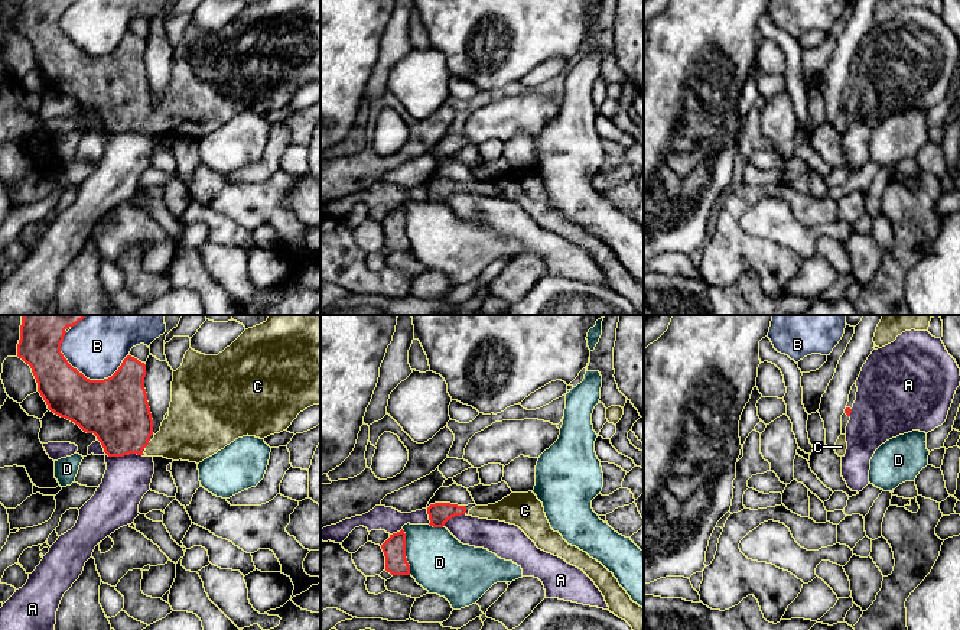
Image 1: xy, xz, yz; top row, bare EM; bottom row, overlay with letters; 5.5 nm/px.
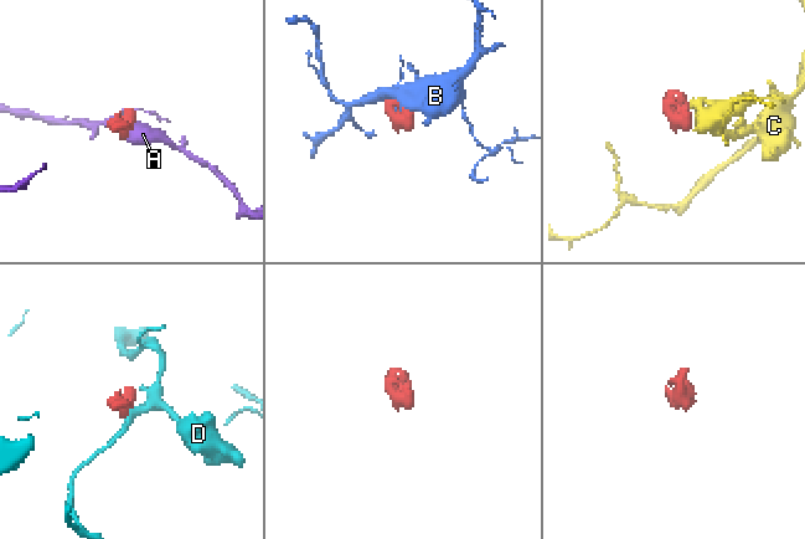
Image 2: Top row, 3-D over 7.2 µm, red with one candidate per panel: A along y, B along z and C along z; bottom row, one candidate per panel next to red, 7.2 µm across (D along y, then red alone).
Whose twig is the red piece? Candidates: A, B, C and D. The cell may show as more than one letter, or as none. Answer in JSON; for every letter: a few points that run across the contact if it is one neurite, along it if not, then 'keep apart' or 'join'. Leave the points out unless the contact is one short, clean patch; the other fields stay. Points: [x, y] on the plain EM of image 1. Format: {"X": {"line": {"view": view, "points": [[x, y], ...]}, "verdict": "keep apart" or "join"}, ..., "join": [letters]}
{"A": {"verdict": "keep apart"}, "B": {"verdict": "keep apart"}, "C": {"line": {"view": "xy", "points": [[117, 88], [146, 122], [162, 122], [189, 110]]}, "verdict": "join"}, "D": {"verdict": "keep apart"}, "join": ["C"]}

